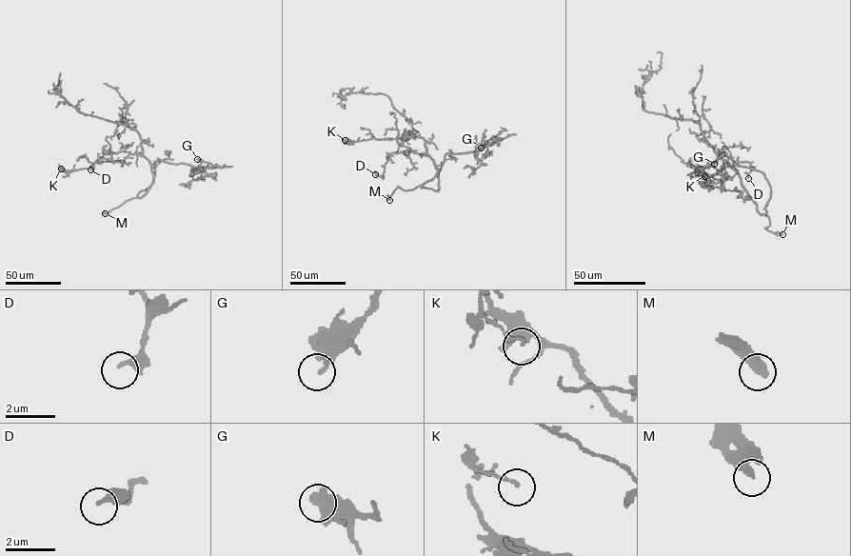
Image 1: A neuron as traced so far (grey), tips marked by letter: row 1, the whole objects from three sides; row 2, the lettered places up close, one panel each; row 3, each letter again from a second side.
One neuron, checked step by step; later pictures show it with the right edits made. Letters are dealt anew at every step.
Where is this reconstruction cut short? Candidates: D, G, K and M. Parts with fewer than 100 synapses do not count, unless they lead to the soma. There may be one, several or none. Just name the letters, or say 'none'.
M

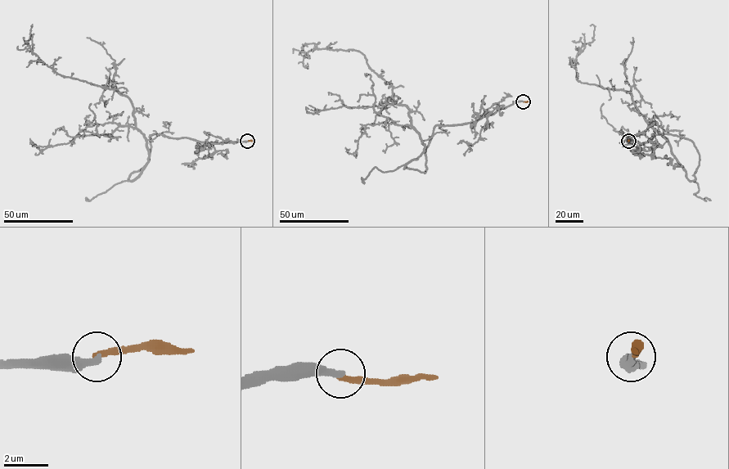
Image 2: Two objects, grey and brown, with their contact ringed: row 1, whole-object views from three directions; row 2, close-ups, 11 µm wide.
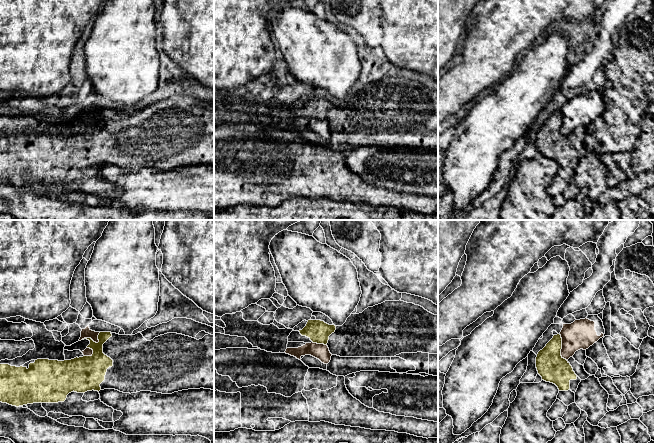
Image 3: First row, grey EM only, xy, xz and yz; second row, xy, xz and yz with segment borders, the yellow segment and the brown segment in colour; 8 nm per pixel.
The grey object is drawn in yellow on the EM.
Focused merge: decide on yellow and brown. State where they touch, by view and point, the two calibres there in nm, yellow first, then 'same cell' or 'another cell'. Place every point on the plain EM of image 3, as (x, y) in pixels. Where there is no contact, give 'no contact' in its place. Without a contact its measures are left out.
meets yellow in yz at (561, 123); 220 nm thick on the yellow side, 240 nm on the other; another cell

